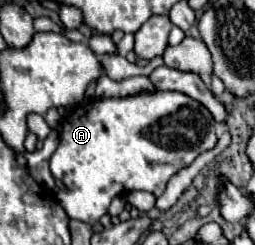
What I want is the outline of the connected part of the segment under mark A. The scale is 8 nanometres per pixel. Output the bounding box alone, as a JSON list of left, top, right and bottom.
[51,91,217,225]

